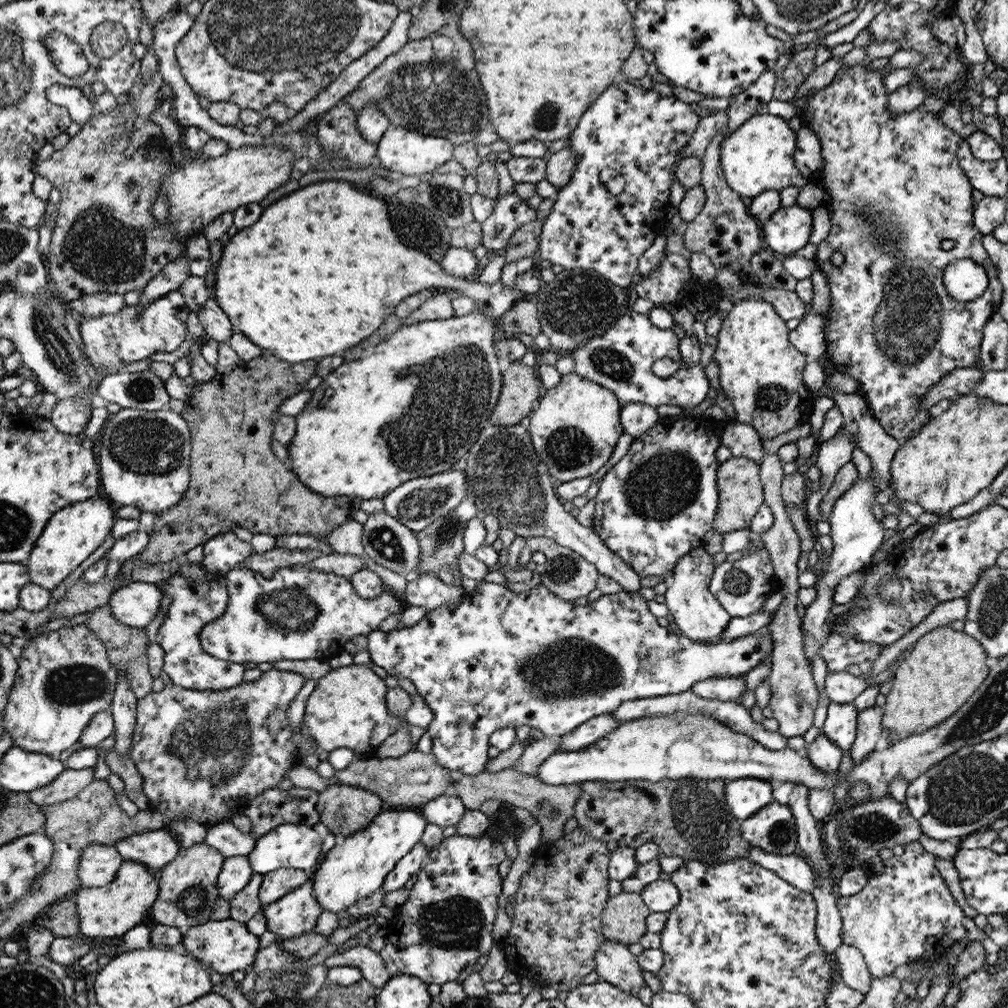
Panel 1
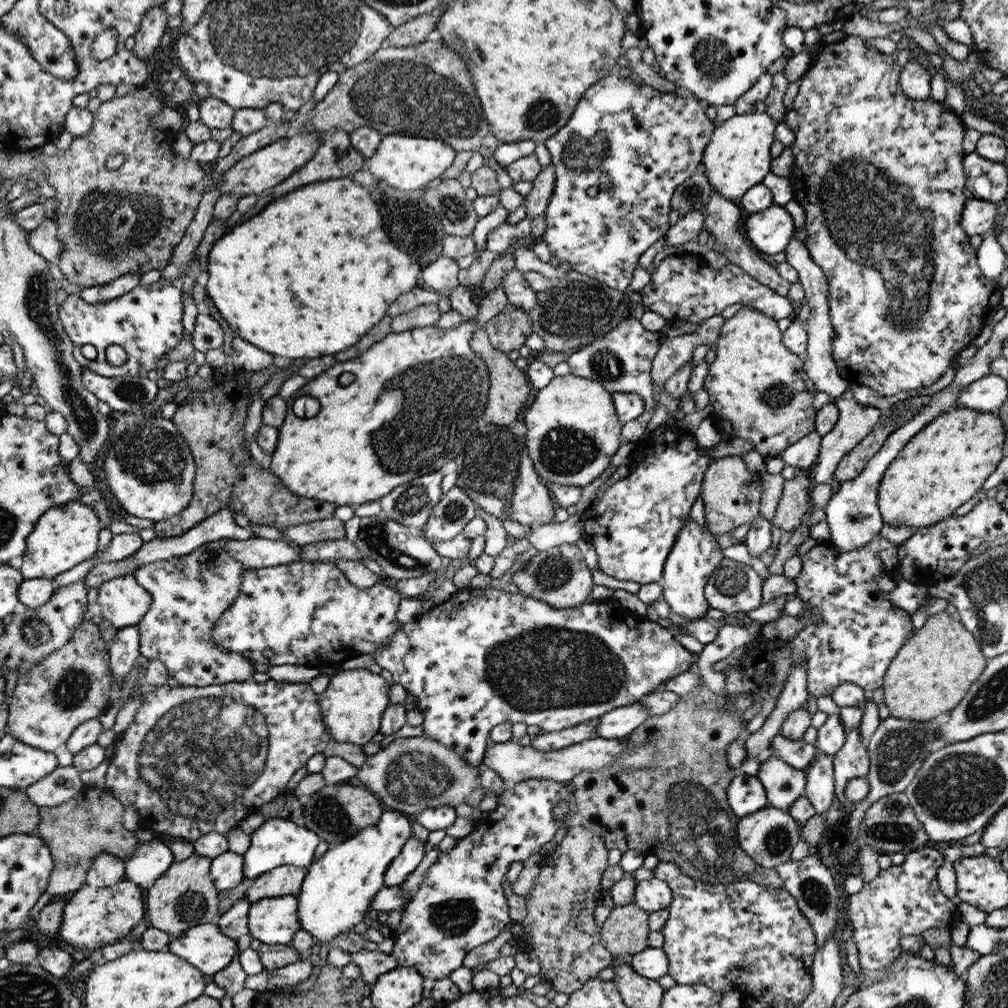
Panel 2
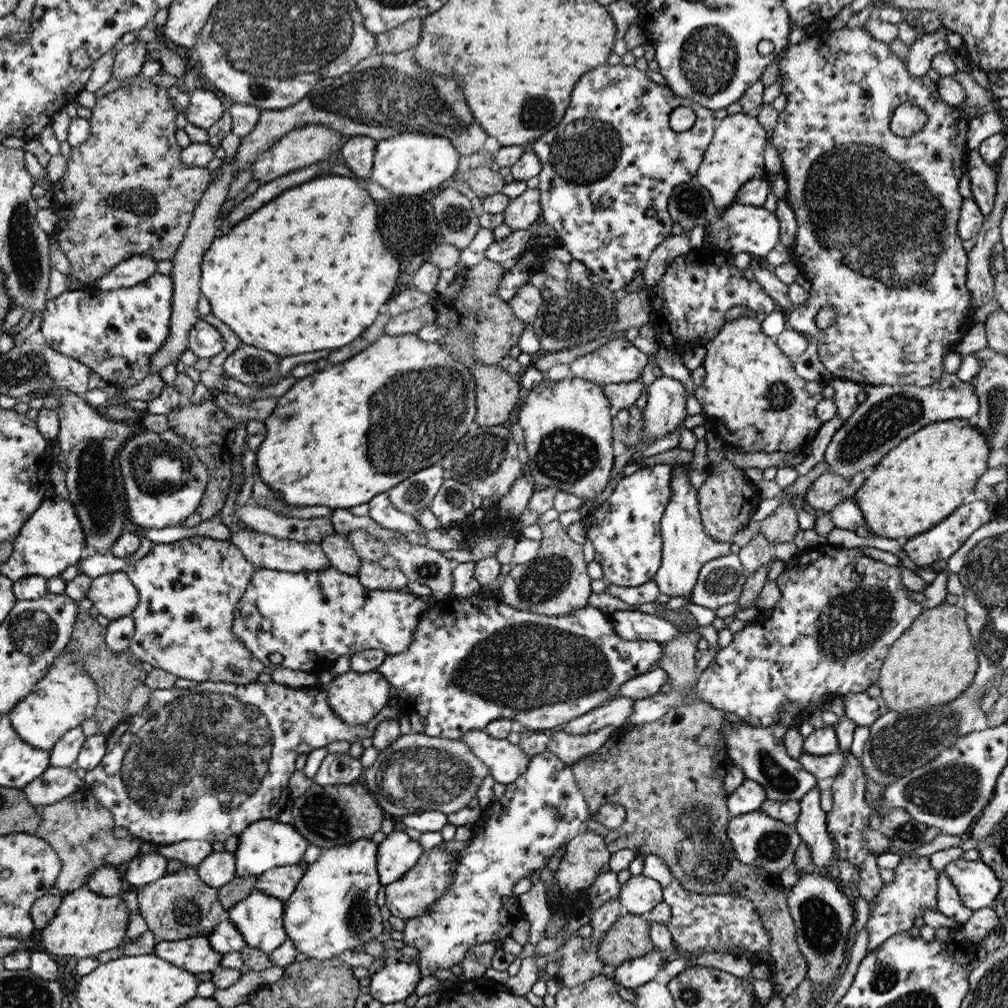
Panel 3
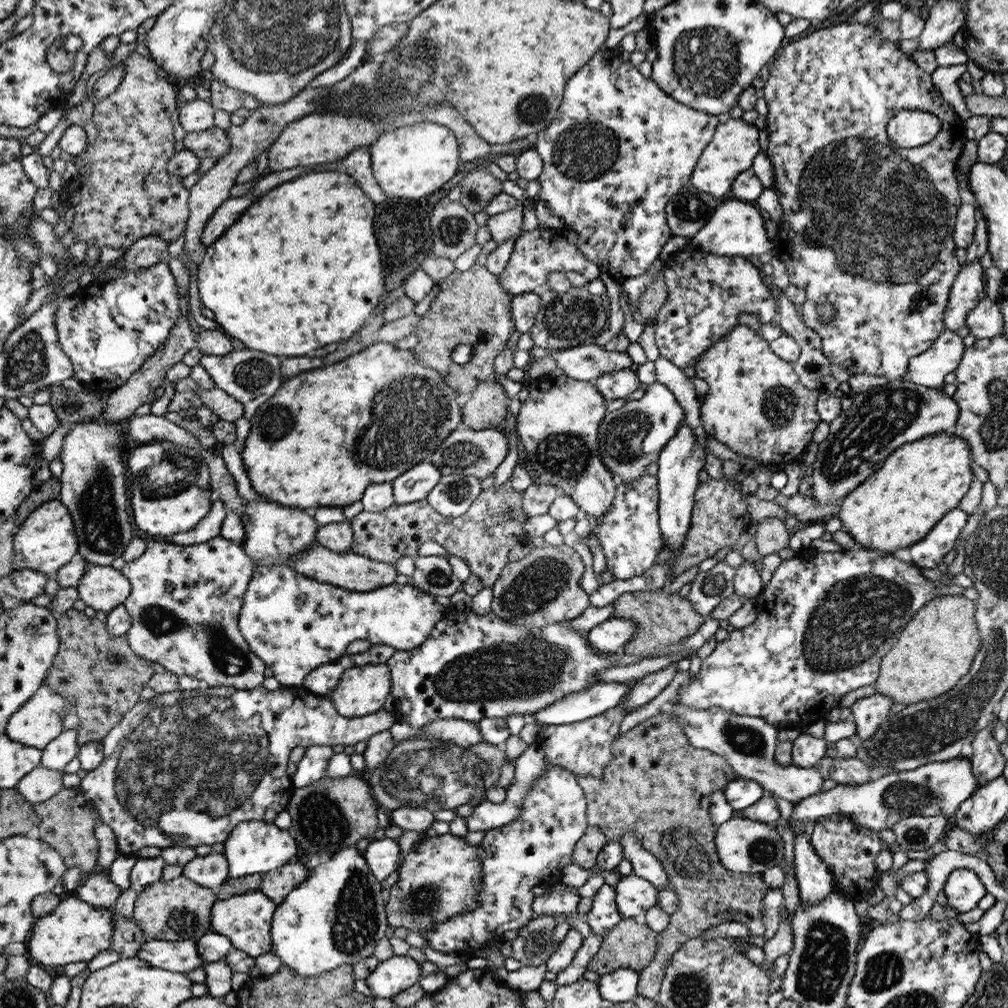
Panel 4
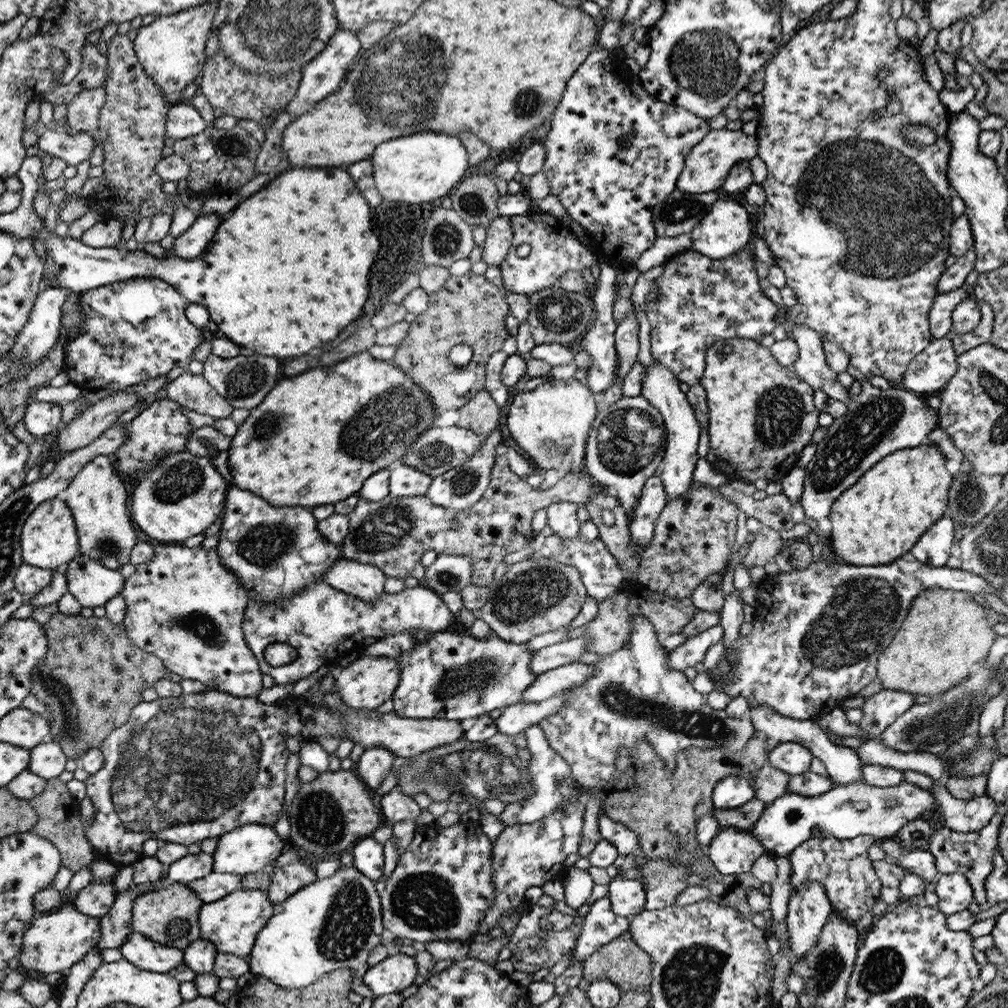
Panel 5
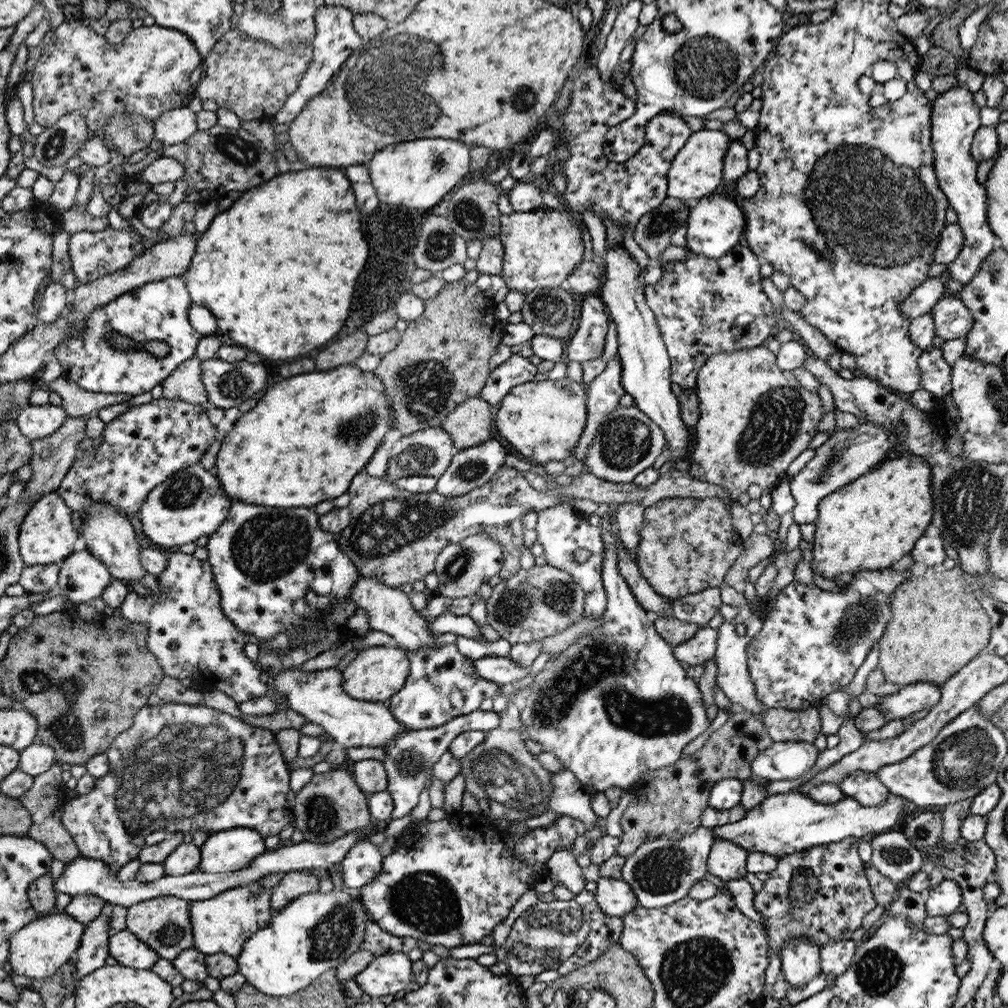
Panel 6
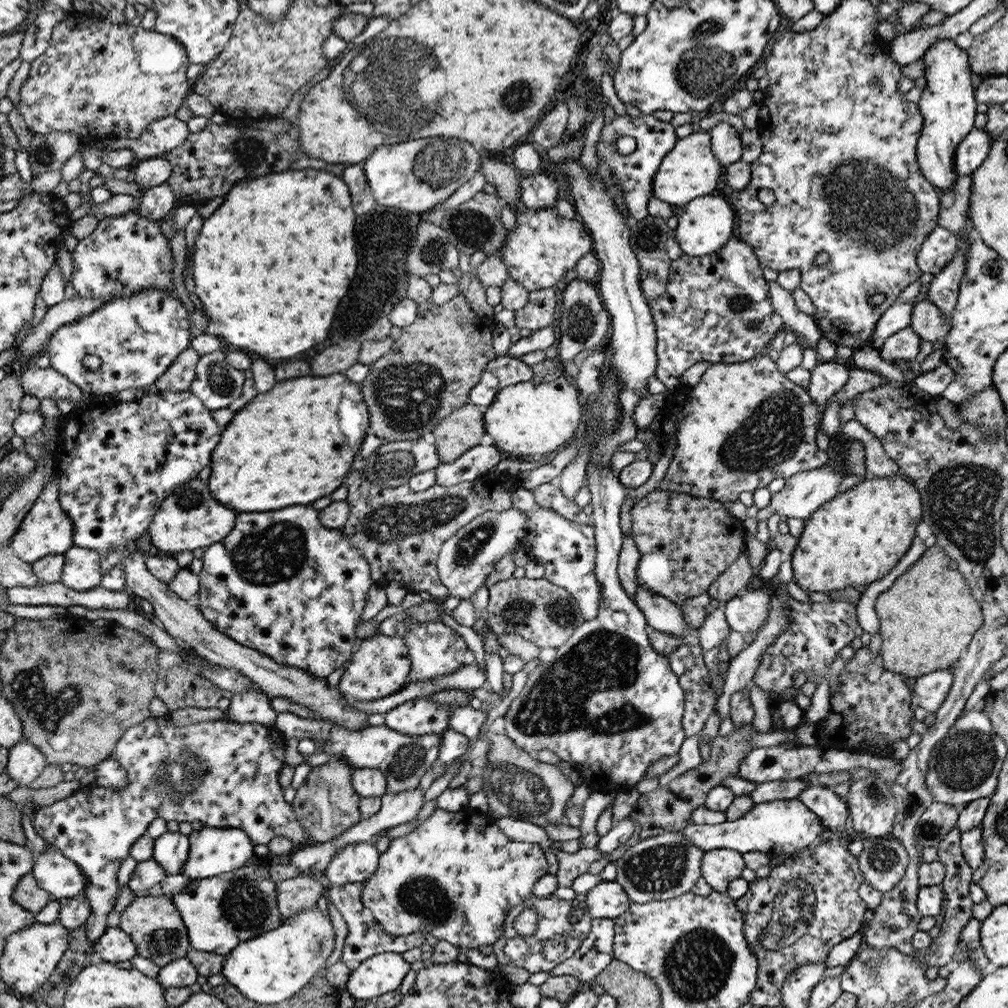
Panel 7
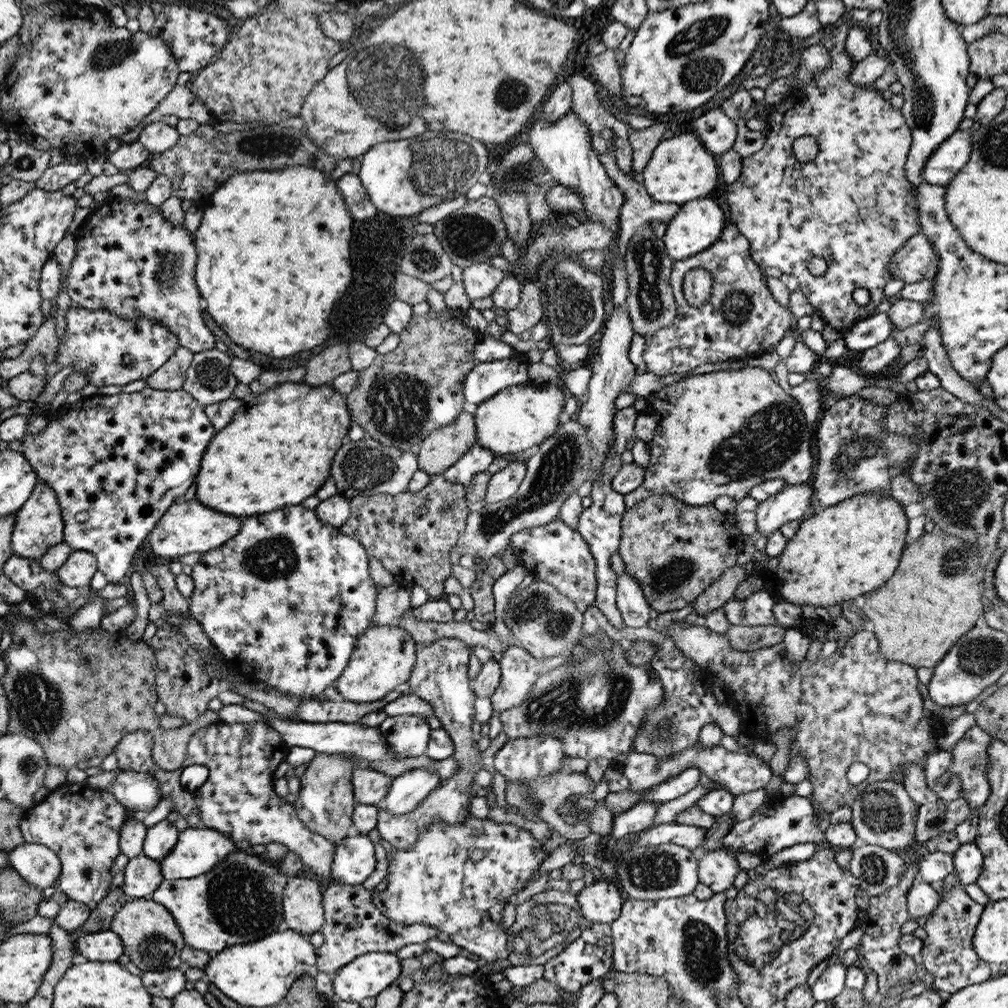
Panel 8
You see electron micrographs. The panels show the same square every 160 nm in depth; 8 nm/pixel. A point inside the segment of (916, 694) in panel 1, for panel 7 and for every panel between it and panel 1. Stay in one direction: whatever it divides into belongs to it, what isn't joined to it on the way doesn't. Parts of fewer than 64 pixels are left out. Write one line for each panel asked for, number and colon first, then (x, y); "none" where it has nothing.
2: (932, 672)
3: (934, 661)
4: (936, 648)
5: (945, 635)
6: (938, 624)
7: (928, 617)

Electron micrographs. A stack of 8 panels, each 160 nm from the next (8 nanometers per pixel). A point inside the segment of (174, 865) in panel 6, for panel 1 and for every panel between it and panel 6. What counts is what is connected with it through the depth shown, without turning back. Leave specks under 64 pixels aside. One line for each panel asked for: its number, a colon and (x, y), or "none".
1: (237, 872)
2: (228, 870)
3: (219, 868)
4: (212, 870)
5: (192, 867)

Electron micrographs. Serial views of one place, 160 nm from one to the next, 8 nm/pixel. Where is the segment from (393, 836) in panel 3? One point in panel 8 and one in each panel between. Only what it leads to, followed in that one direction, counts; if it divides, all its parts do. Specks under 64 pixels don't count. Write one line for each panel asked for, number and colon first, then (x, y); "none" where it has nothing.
4: (383, 856)
5: (368, 856)
6: (362, 864)
7: (355, 862)
8: (354, 861)

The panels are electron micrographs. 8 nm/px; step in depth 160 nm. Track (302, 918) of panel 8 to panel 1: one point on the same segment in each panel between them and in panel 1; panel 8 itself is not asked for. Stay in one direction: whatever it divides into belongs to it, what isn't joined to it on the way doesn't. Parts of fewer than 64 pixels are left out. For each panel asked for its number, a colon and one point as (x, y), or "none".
1: (276, 884)
2: (283, 881)
3: (281, 882)
4: (277, 884)
5: (288, 875)
6: (294, 884)
7: (298, 893)

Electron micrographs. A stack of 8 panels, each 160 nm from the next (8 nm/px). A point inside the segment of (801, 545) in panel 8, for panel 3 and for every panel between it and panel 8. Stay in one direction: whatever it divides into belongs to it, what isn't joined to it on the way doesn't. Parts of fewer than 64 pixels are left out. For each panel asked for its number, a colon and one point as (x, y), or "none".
3: (919, 483)
4: (920, 482)
5: (879, 518)
6: (869, 524)
7: (858, 536)

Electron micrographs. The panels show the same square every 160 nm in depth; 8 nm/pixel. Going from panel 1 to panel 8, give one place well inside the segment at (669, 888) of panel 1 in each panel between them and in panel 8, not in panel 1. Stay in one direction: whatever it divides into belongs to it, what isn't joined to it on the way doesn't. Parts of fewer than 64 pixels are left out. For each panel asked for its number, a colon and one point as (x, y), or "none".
2: (652, 895)
3: (640, 894)
4: (634, 895)
5: (627, 897)
6: (615, 898)
7: (606, 899)
8: (601, 902)

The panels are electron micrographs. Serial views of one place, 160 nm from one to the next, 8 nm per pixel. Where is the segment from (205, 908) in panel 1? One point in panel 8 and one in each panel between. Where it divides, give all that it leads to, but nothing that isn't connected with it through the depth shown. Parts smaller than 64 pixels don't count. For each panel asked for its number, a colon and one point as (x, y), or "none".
2: (185, 896)
3: (181, 905)
4: (177, 910)
5: (170, 915)
6: (164, 923)
7: (155, 924)
8: (152, 938)

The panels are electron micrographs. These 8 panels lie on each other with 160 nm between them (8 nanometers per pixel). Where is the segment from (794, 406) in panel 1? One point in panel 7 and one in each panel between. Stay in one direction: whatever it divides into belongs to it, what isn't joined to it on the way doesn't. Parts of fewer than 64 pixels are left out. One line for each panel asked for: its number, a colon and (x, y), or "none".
2: (759, 391)
3: (754, 399)
4: (756, 406)
5: (761, 414)
6: (754, 419)
7: (744, 424)

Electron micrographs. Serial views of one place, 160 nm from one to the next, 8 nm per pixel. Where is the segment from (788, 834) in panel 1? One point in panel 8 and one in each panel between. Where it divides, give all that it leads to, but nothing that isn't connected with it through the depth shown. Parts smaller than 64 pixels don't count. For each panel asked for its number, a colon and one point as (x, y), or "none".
2: (768, 836)
3: (759, 841)
4: (744, 846)
5: (732, 851)
6: (727, 861)
7: (720, 867)
8: (717, 869)

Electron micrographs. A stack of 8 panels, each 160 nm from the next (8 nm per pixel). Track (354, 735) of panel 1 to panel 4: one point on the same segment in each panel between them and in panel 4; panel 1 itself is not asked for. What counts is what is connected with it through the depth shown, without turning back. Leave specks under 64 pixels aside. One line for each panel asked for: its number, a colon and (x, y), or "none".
2: (353, 703)
3: (357, 698)
4: (361, 690)

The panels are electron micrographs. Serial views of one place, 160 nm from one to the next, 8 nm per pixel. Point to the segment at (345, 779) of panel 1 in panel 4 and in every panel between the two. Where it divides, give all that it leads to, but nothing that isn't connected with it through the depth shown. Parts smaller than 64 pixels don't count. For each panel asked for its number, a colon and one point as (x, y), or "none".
2: (409, 775)
3: (418, 773)
4: (433, 775)

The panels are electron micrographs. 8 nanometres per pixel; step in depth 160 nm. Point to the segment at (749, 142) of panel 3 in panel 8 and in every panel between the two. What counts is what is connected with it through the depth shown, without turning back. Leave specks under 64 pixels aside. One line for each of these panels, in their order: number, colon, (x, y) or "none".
4: (735, 143)
5: (707, 165)
6: (696, 171)
7: (690, 169)
8: (681, 169)

